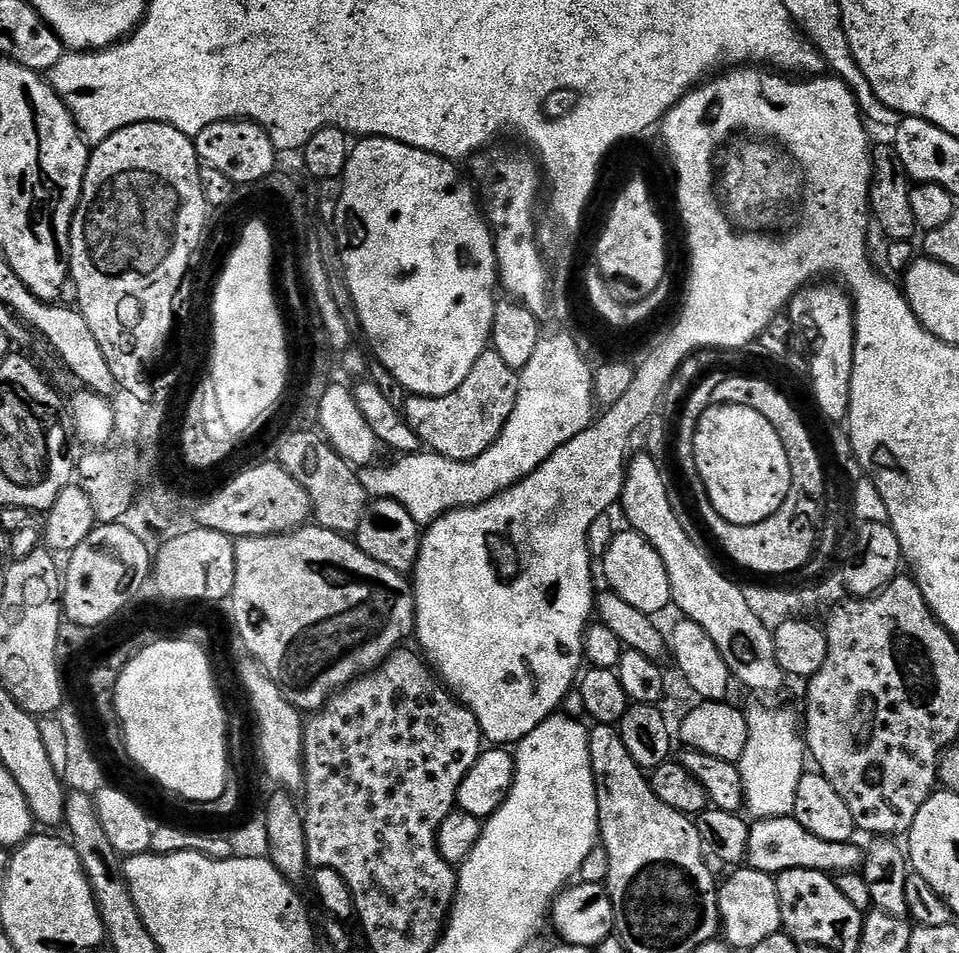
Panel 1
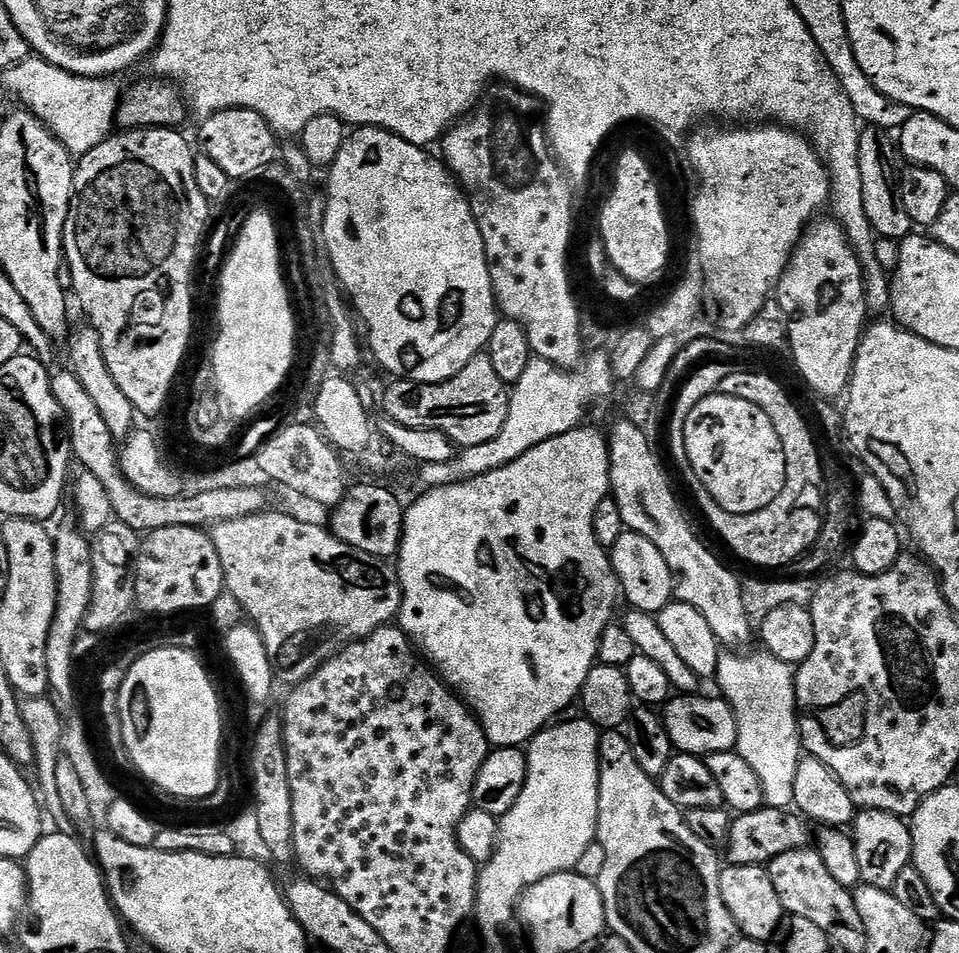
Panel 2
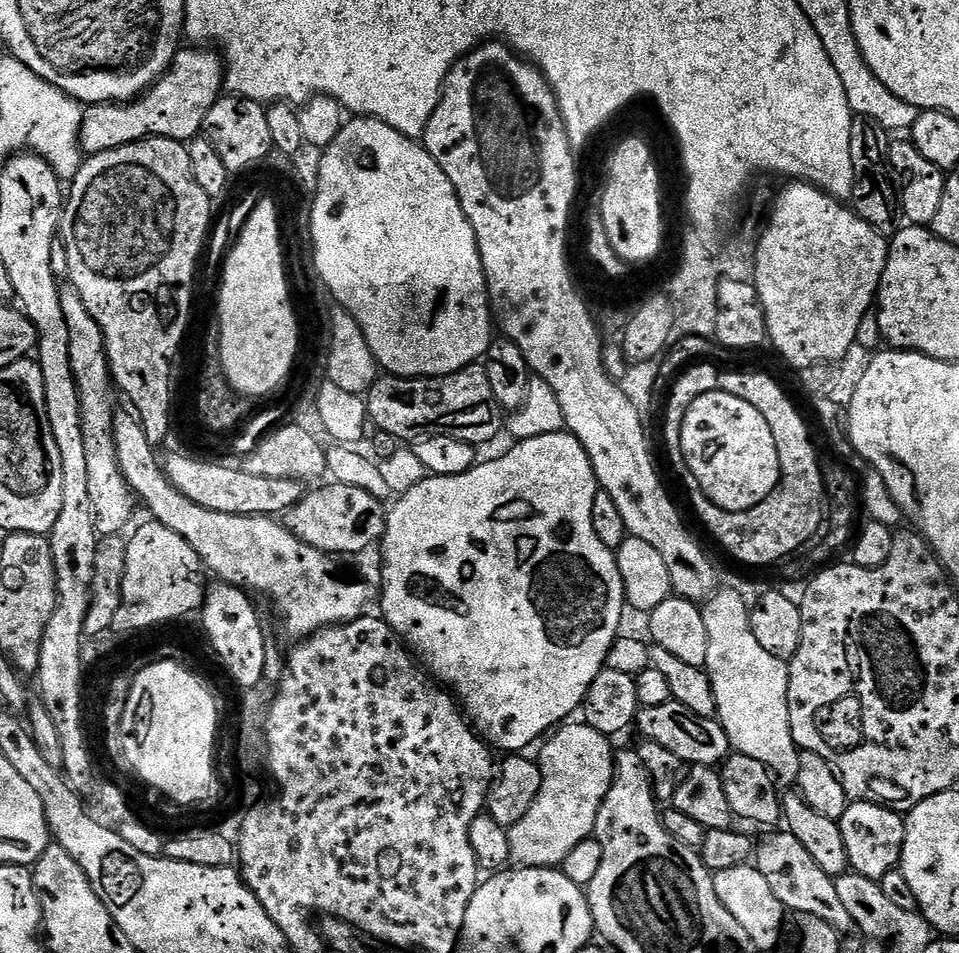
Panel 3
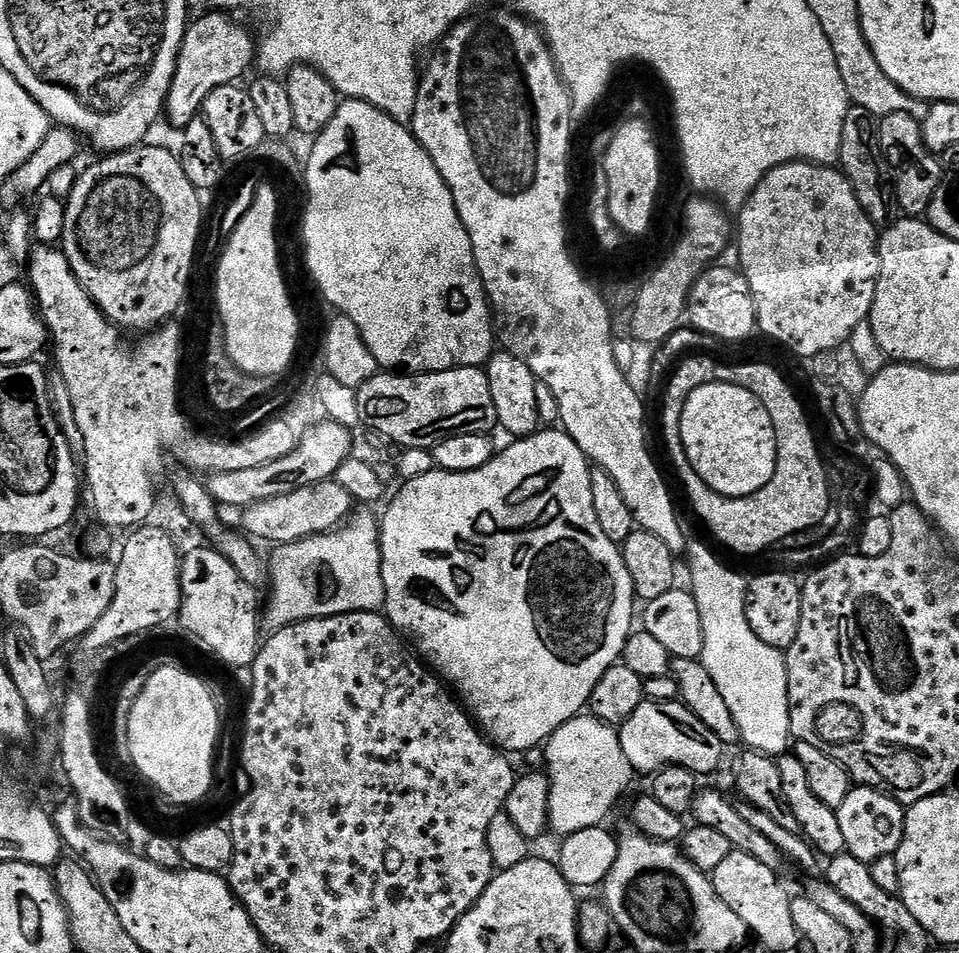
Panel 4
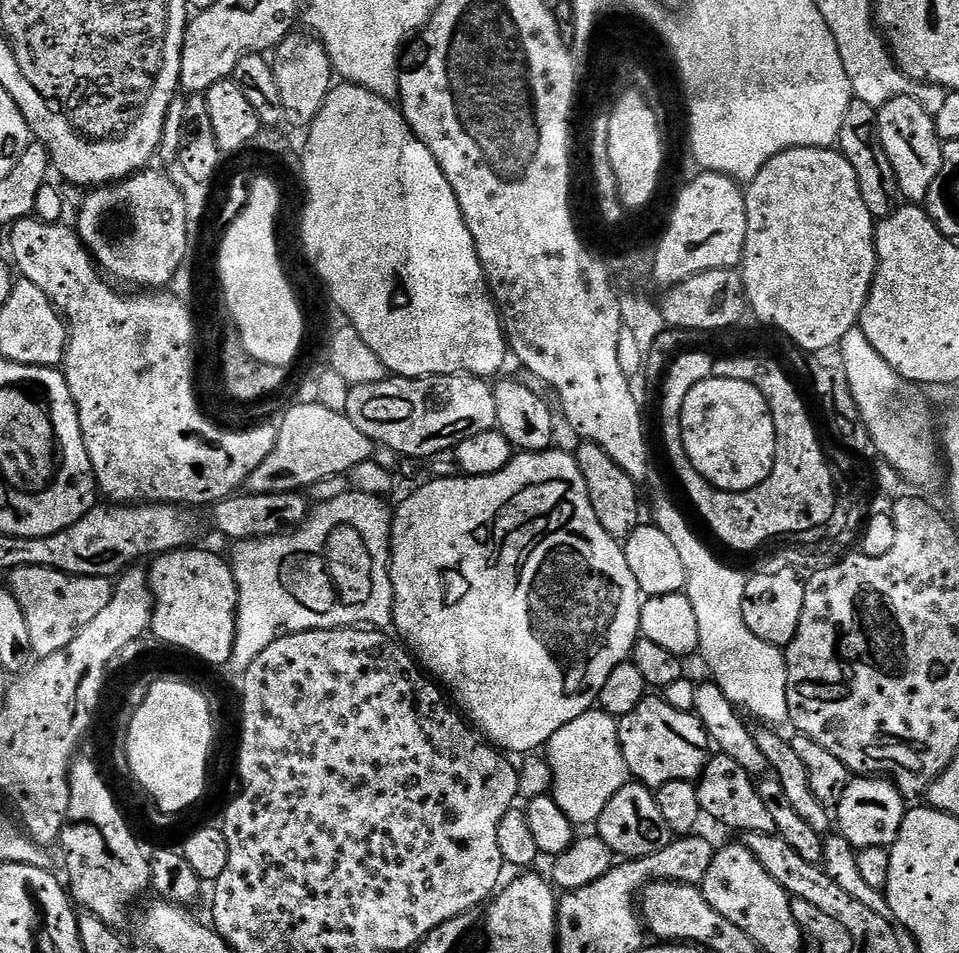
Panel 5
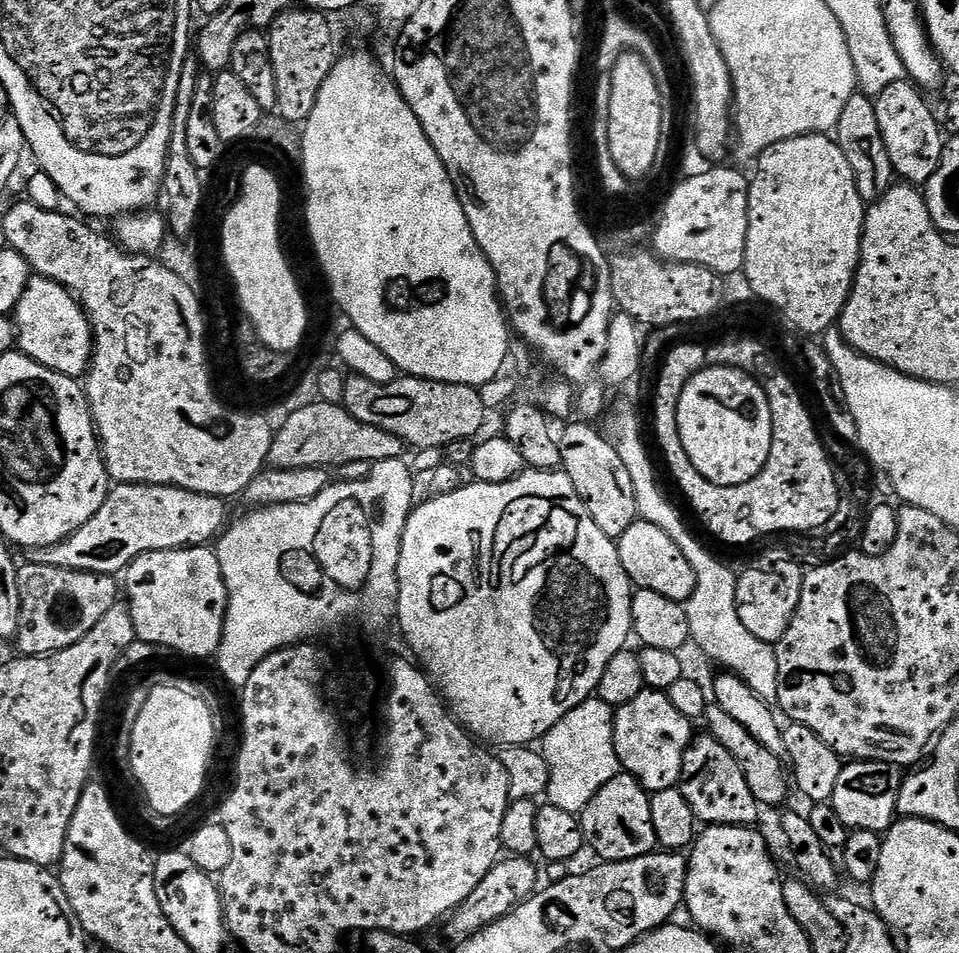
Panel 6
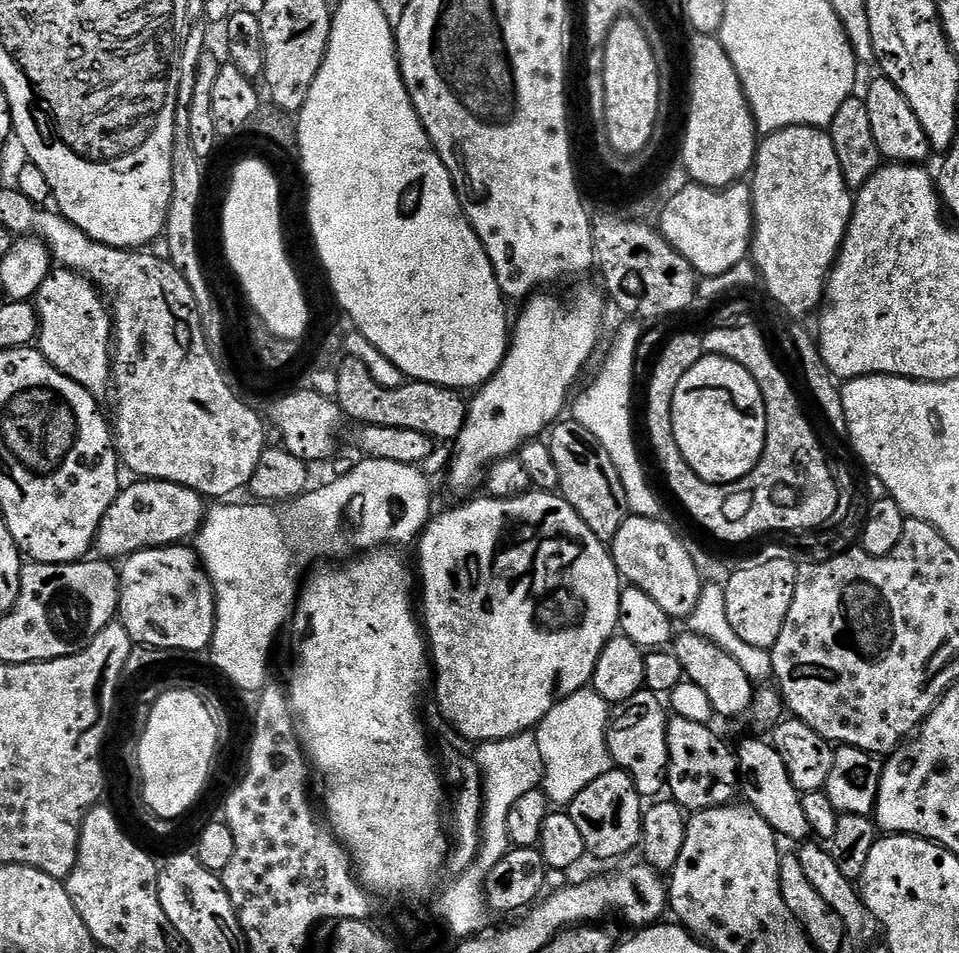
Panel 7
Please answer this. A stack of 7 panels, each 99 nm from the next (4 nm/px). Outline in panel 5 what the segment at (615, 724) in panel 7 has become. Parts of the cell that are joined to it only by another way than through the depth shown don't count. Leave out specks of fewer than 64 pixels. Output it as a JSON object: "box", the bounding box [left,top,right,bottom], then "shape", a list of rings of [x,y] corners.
{"box":[618,698,710,790],"shape":[[[646,698],[634,706],[630,714],[619,717],[618,723],[622,758],[626,758],[626,766],[633,781],[655,790],[666,782],[696,782],[703,777],[704,768],[710,759],[710,741],[695,711],[676,710],[663,698]]]}

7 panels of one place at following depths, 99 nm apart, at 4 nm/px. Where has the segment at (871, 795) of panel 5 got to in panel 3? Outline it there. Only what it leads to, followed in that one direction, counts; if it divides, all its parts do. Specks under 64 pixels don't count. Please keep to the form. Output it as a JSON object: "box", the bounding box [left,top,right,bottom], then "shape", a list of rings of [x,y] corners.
{"box":[839,800,905,882],"shape":[[[852,800],[839,820],[842,842],[846,842],[846,854],[851,871],[879,882],[900,863],[904,849],[905,817],[886,804],[875,804],[872,800]]]}

